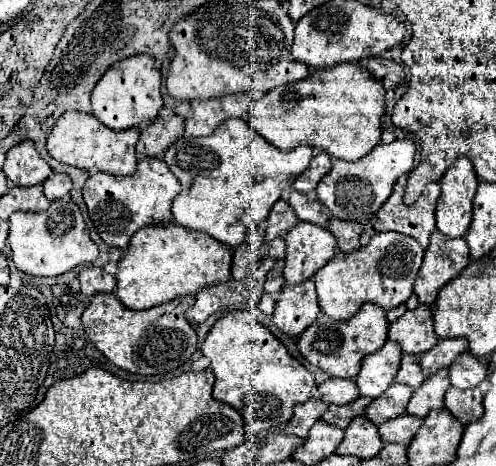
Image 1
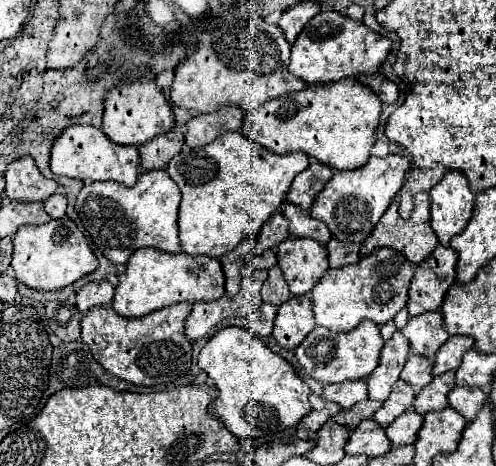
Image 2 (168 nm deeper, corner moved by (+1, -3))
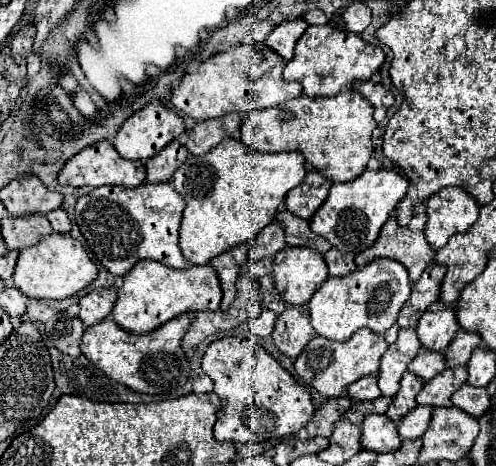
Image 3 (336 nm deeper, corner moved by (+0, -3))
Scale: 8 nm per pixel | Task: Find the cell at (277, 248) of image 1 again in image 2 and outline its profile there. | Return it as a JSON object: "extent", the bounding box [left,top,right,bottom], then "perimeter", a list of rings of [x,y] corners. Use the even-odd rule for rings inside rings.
{"extent":[256,249,276,269],"perimeter":[[[272,249],[264,251],[262,255],[256,257],[256,265],[258,265],[258,269],[270,269],[270,267],[274,267],[276,265],[276,253]]]}

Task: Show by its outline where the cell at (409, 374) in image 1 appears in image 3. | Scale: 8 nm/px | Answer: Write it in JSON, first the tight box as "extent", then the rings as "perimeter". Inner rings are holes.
{"extent":[409,347,447,381],"perimeter":[[[425,347],[409,363],[409,371],[413,371],[415,375],[421,375],[425,381],[429,381],[429,379],[437,377],[439,373],[443,373],[445,367],[447,367],[445,355],[439,353],[439,351],[427,351]]]}

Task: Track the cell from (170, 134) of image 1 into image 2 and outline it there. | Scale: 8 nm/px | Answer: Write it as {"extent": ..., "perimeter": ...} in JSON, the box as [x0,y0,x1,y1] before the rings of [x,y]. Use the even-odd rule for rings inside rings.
{"extent":[138,129,184,169],"perimeter":[[[170,129],[164,135],[158,135],[156,139],[142,143],[138,147],[140,151],[140,165],[144,169],[160,169],[164,167],[176,153],[180,153],[184,145],[184,135],[176,129]]]}

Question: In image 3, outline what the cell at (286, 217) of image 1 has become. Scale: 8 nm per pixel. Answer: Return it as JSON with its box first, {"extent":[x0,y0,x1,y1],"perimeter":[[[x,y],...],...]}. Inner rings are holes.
{"extent":[248,221,285,262],"perimeter":[[[277,221],[269,223],[265,231],[257,237],[248,248],[250,260],[255,262],[262,258],[273,258],[277,251],[285,249],[285,235],[281,231],[281,225]]]}

